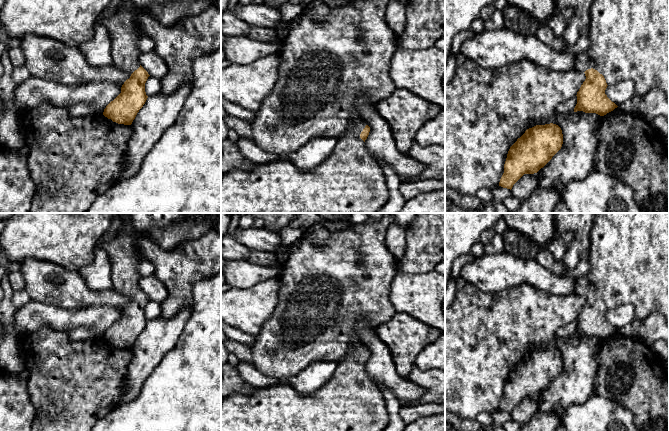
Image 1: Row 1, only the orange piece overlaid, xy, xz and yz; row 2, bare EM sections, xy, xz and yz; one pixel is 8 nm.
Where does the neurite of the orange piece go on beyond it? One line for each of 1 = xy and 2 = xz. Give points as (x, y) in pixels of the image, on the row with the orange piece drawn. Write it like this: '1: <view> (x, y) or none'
1: xy (124, 32)
2: xz (349, 180)

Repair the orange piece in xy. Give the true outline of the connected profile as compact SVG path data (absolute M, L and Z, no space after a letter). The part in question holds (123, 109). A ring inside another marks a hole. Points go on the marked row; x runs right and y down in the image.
M123 0L118 11L103 20L112 43L113 64L130 74L121 93L104 109L103 115L113 122L131 125L148 96L145 83L150 76L140 65L138 39L142 32L136 22L137 11L130 0Z

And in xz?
M354 119L332 153L319 165L303 170L281 158L259 164L251 171L235 169L221 176L221 213L377 213L388 201L389 188L379 163L365 145L370 127L363 119Z

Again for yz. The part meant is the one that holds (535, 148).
M553 123L529 128L510 147L499 186L512 189L524 175L537 173L561 149L563 134Z

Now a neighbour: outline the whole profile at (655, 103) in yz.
M652 88L640 101L637 112L649 121L657 116L664 116L669 121L669 100L660 89Z

